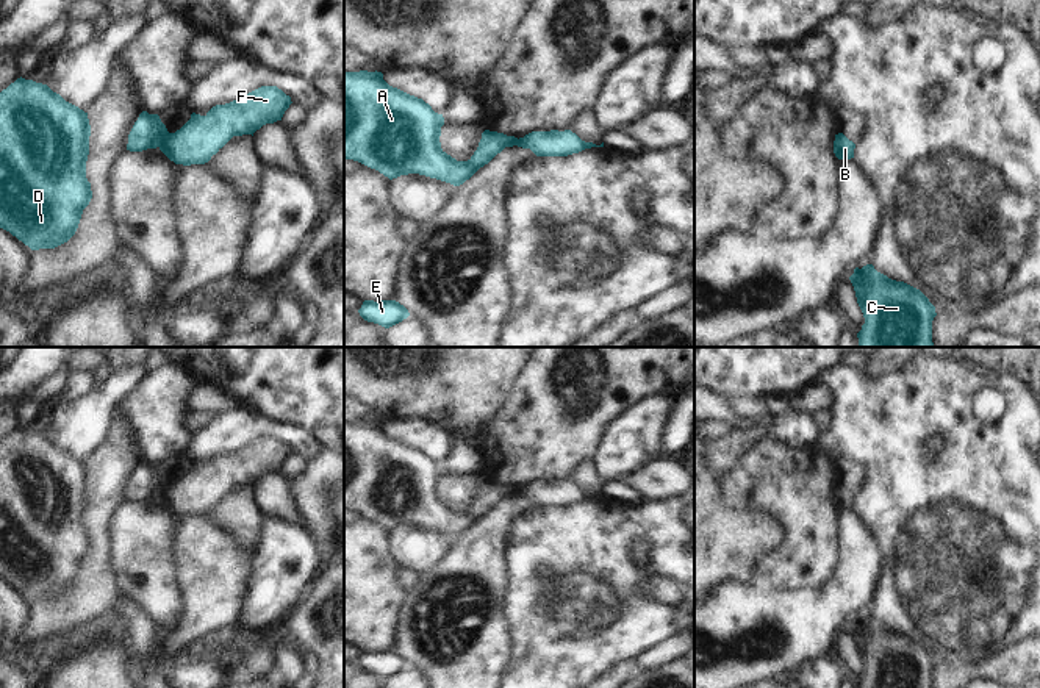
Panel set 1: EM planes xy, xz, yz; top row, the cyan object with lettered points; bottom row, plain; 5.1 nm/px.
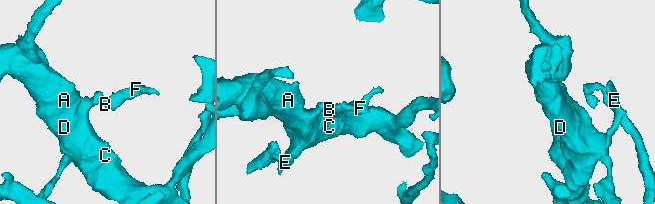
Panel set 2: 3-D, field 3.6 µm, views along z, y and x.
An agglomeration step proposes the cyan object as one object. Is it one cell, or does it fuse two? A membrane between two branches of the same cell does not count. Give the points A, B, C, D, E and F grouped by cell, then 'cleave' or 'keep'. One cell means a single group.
A C D E / B F | cleave

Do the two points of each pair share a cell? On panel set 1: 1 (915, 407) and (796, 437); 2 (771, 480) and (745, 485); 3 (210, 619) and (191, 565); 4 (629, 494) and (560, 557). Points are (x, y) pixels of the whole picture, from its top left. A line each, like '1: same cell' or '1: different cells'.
1: different cells
2: same cell
3: same cell
4: different cells

